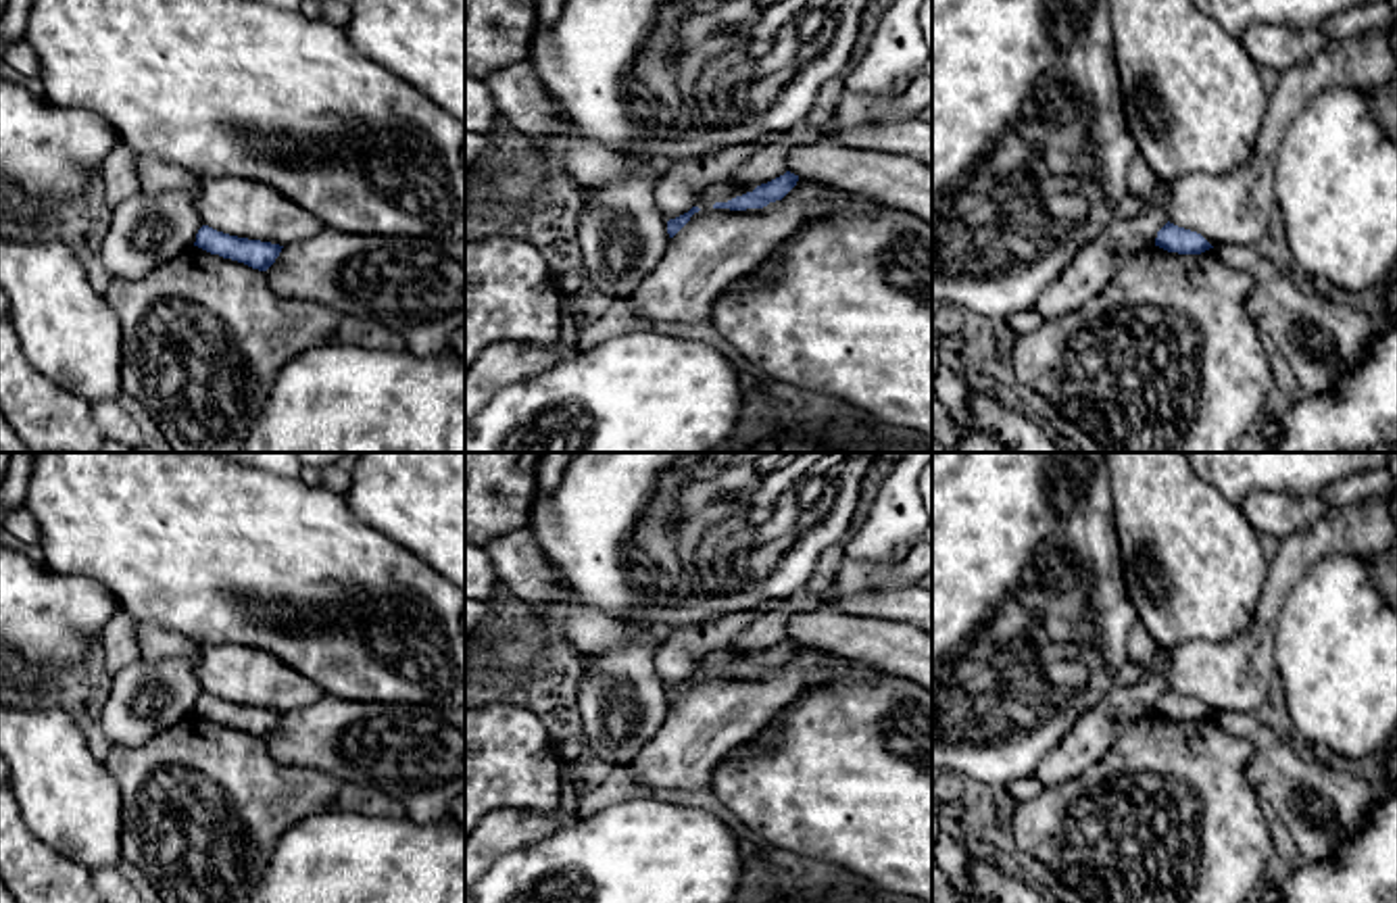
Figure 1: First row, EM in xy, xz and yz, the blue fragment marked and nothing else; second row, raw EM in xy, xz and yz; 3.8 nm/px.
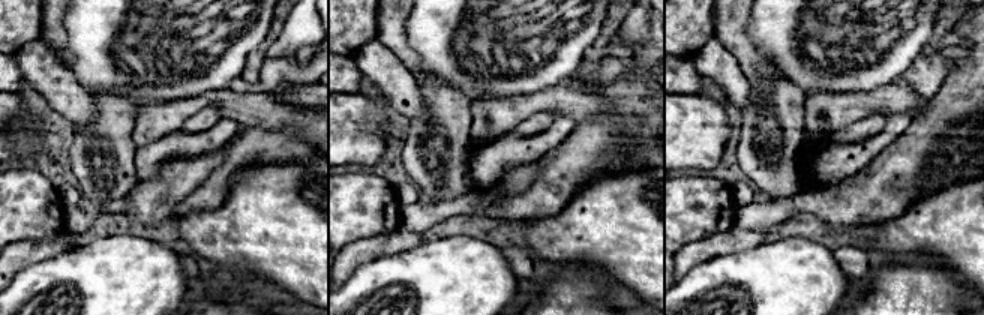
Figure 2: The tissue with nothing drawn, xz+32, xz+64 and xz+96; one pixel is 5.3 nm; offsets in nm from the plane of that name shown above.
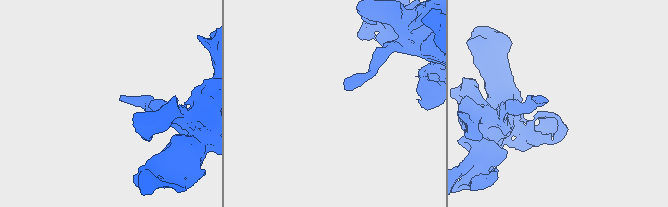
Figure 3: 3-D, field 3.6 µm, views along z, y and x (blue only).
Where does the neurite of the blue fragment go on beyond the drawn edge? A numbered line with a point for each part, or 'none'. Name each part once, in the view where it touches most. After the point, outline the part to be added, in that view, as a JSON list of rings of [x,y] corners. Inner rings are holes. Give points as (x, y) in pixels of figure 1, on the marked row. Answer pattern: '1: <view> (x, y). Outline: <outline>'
none

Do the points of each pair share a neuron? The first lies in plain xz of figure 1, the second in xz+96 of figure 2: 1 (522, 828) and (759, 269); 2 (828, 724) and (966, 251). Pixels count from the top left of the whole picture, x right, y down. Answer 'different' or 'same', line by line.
1: different
2: same

